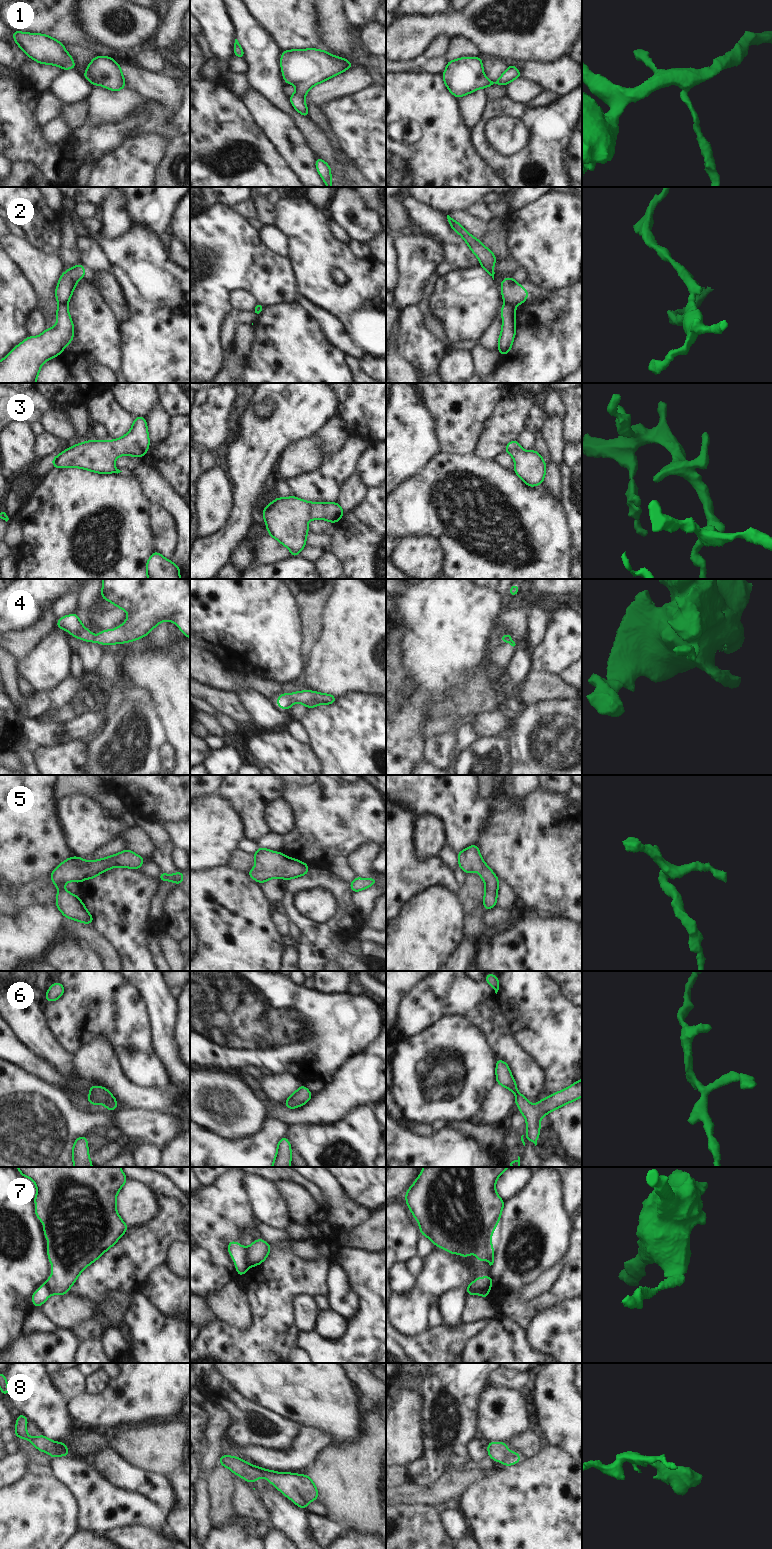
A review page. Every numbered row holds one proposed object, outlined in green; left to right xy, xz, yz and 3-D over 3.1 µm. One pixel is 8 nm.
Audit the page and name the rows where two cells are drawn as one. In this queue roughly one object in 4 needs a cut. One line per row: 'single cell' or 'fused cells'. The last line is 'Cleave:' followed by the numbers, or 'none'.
1: single cell
2: fused cells
3: single cell
4: single cell
5: single cell
6: single cell
7: fused cells
8: single cell
Cleave: 2, 7

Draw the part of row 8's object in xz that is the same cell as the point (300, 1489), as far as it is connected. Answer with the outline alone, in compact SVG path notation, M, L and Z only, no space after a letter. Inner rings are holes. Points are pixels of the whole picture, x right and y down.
M221 1455L219 1464L229 1468L234 1474L244 1478L247 1483L257 1481L263 1474L265 1479L272 1483L287 1498L292 1500L302 1509L307 1509L307 1503L318 1500L318 1491L314 1482L307 1474L299 1475L295 1473L266 1470L255 1465L250 1465L248 1461L239 1459L236 1456Z

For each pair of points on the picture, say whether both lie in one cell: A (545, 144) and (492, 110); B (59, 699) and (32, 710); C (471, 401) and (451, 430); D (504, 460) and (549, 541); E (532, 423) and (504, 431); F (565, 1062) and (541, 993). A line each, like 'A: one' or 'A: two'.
A: one
B: one
C: one
D: two
E: two
F: one

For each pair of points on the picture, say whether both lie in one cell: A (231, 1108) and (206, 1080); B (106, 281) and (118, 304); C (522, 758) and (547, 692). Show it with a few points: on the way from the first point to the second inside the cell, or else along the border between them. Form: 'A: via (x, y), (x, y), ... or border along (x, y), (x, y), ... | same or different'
A: via (224, 1101), (210, 1087) | same
B: via (108, 287), (114, 298) | same
C: border along (567, 697), (540, 699), (529, 704), (522, 703) | different

